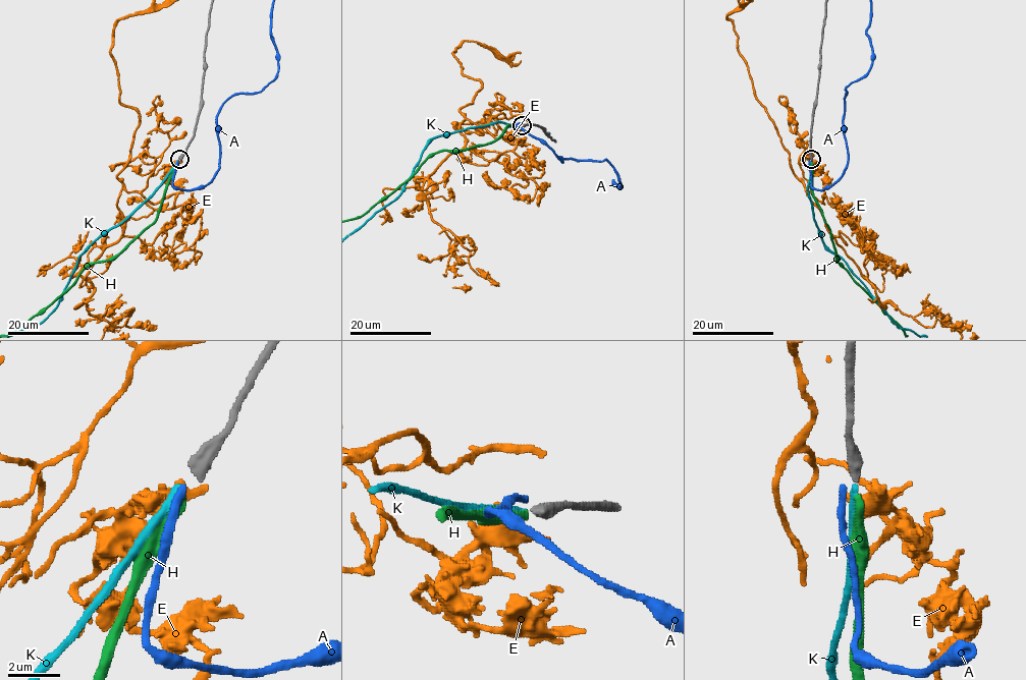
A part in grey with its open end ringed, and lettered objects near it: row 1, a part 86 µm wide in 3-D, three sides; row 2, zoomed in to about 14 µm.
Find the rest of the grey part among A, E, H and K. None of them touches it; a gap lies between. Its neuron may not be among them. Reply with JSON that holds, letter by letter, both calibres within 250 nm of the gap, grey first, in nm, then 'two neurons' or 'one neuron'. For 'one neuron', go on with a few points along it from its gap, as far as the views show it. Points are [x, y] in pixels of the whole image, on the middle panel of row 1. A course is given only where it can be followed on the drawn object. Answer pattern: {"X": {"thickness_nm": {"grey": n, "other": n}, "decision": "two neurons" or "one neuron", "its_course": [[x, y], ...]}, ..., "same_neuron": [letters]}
{"A": {"thickness_nm": {"grey": 550, "other": 280}, "decision": "two neurons"}, "E": {"thickness_nm": {"grey": 550, "other": 280}, "decision": "two neurons"}, "H": {"thickness_nm": {"grey": 550, "other": 320}, "decision": "two neurons"}, "K": {"thickness_nm": {"grey": 550, "other": 280}, "decision": "one neuron"}, "same_neuron": ["K"]}

